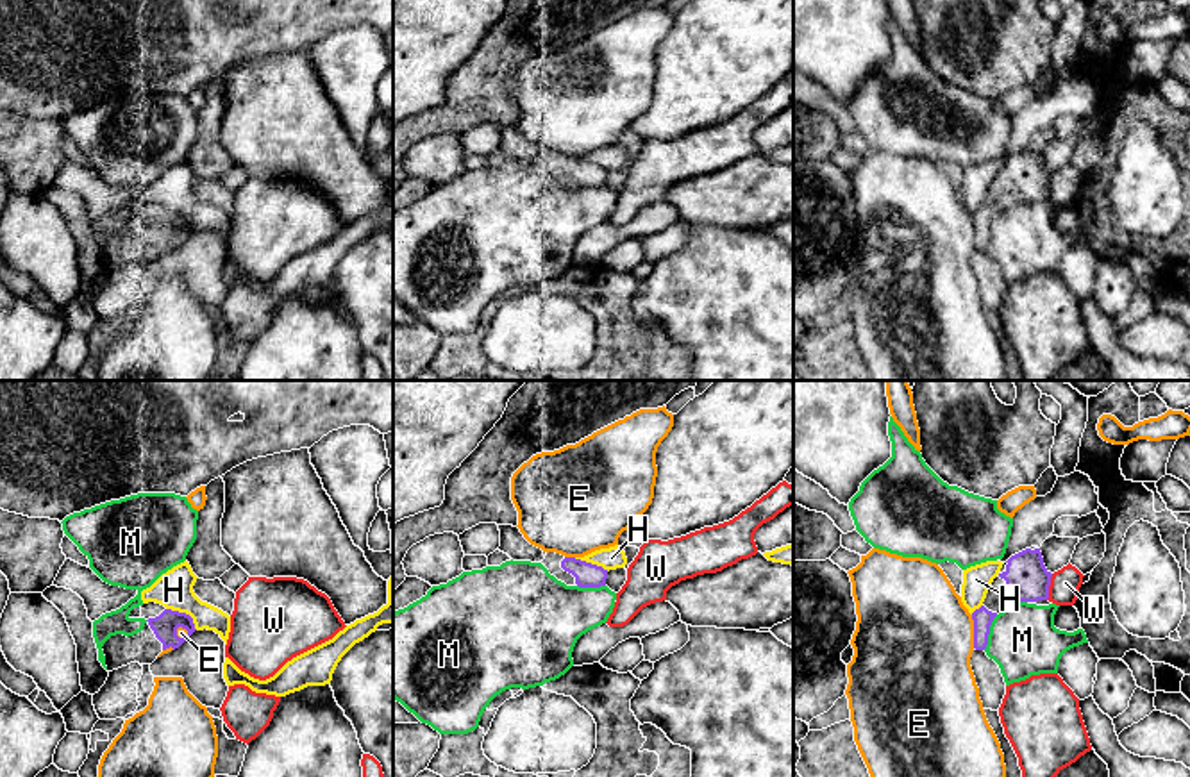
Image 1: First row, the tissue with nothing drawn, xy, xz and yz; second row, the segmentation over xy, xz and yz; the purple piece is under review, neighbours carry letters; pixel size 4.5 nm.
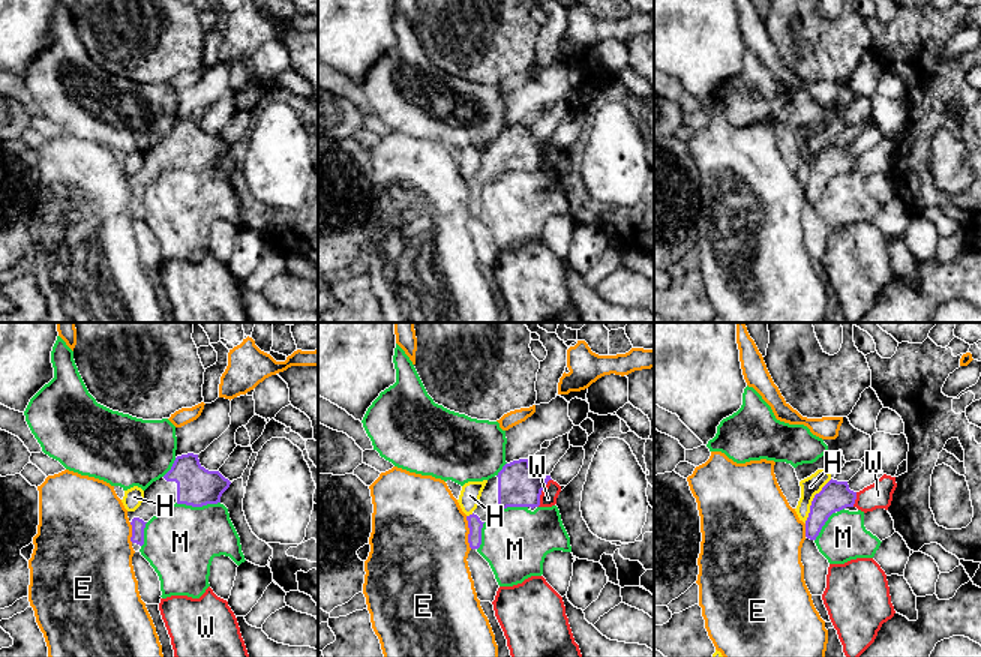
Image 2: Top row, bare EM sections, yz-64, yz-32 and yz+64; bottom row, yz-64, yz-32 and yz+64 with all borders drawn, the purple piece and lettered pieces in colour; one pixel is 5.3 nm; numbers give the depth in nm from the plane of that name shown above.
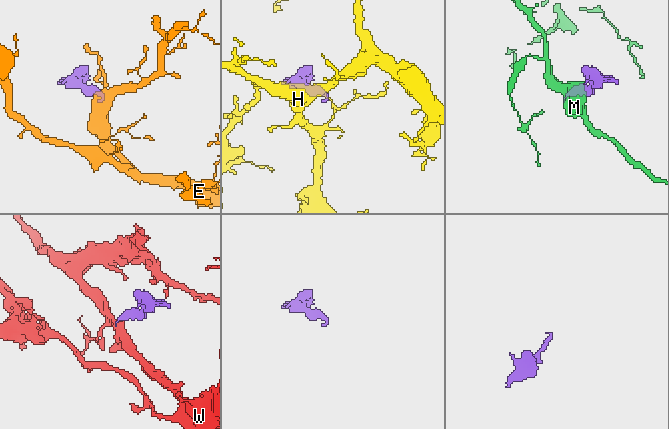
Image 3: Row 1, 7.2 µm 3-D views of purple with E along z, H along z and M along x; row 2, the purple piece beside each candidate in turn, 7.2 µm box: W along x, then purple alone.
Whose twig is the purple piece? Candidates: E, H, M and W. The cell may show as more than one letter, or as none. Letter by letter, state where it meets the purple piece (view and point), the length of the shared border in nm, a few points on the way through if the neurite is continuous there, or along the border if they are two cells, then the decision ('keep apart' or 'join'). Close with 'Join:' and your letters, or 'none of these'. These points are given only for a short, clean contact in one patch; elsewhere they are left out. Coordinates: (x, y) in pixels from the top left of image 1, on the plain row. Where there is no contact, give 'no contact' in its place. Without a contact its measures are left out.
E: contact yz (974, 231); length 150 nm; keep apart
H: contact xy (184, 213); length 170 nm; border xy (167, 208), (184, 211), (197, 229); keep apart
M: contact yz (988, 233); length 170 nm; keep apart
W: contact yz (1049, 184); length 120 nm; border yz (1053, 174), (1046, 199); keep apart
Join: none of these

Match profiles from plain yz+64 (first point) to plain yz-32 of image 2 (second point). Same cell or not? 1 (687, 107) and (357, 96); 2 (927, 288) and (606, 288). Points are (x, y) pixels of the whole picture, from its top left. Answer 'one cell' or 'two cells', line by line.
1: one cell
2: one cell

